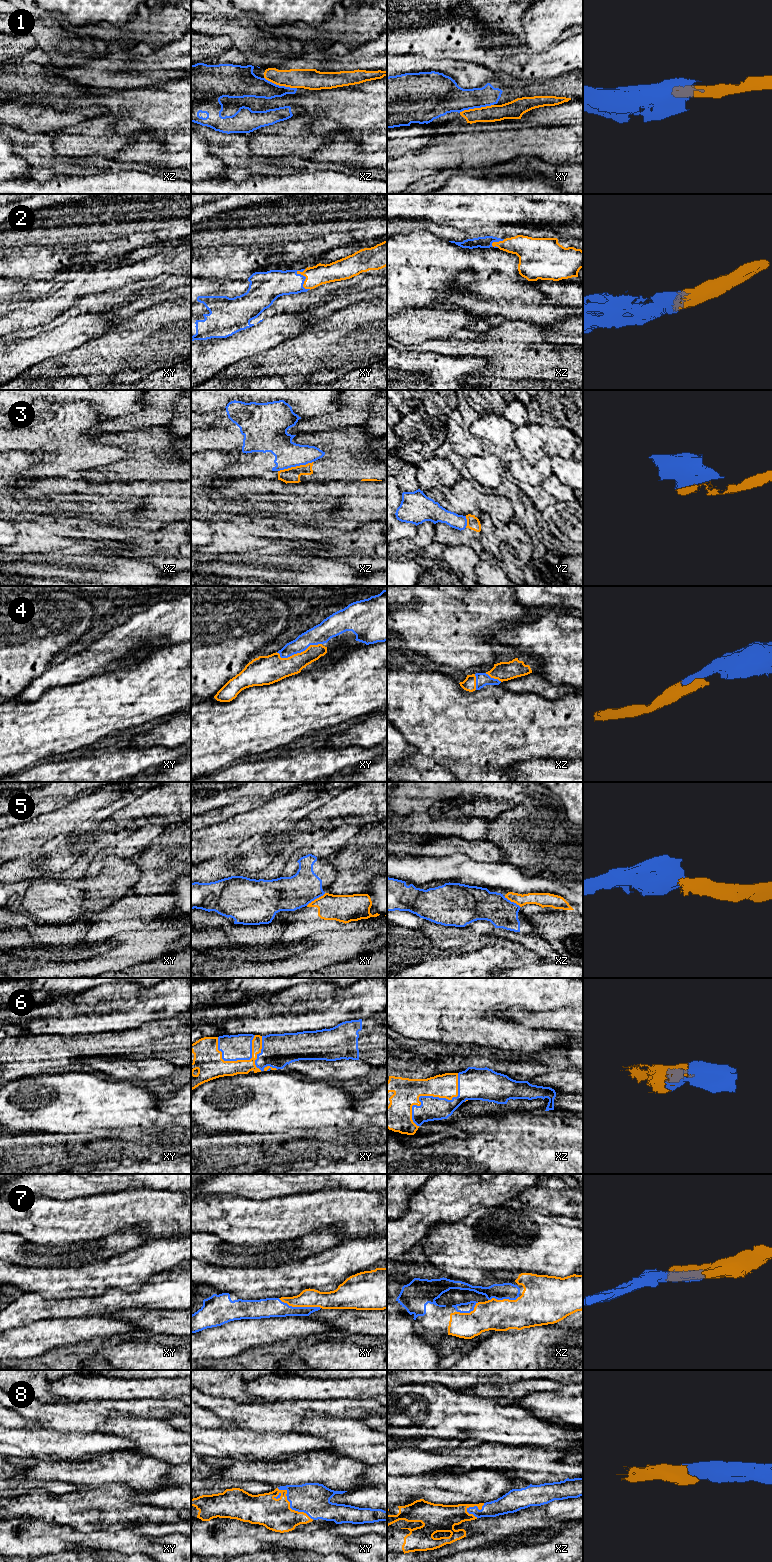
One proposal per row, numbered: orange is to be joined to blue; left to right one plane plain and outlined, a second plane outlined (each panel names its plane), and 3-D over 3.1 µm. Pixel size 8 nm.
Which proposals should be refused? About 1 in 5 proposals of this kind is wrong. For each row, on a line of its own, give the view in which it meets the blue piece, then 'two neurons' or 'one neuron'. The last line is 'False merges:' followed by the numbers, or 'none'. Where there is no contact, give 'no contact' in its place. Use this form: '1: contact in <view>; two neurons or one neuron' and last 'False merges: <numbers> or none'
1: contact in xy; two neurons
2: contact in xy; one neuron
3: contact in xz; two neurons
4: contact in xy; one neuron
5: contact in xy; two neurons
6: contact in xz; one neuron
7: contact in xy; one neuron
8: contact in xy; one neuron
False merges: 1, 3, 5

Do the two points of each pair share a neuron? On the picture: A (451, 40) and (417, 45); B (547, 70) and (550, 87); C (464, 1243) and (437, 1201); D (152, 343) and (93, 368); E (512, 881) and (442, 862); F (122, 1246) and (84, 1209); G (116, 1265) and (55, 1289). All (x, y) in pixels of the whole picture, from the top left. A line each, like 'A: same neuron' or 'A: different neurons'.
A: same neuron
B: different neurons
C: different neurons
D: same neuron
E: same neuron
F: different neurons
G: same neuron

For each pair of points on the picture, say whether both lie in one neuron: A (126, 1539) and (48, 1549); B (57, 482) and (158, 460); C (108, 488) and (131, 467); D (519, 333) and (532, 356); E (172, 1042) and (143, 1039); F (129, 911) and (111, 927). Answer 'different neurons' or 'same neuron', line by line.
A: different neurons
B: different neurons
C: different neurons
D: same neuron
E: same neuron
F: same neuron

